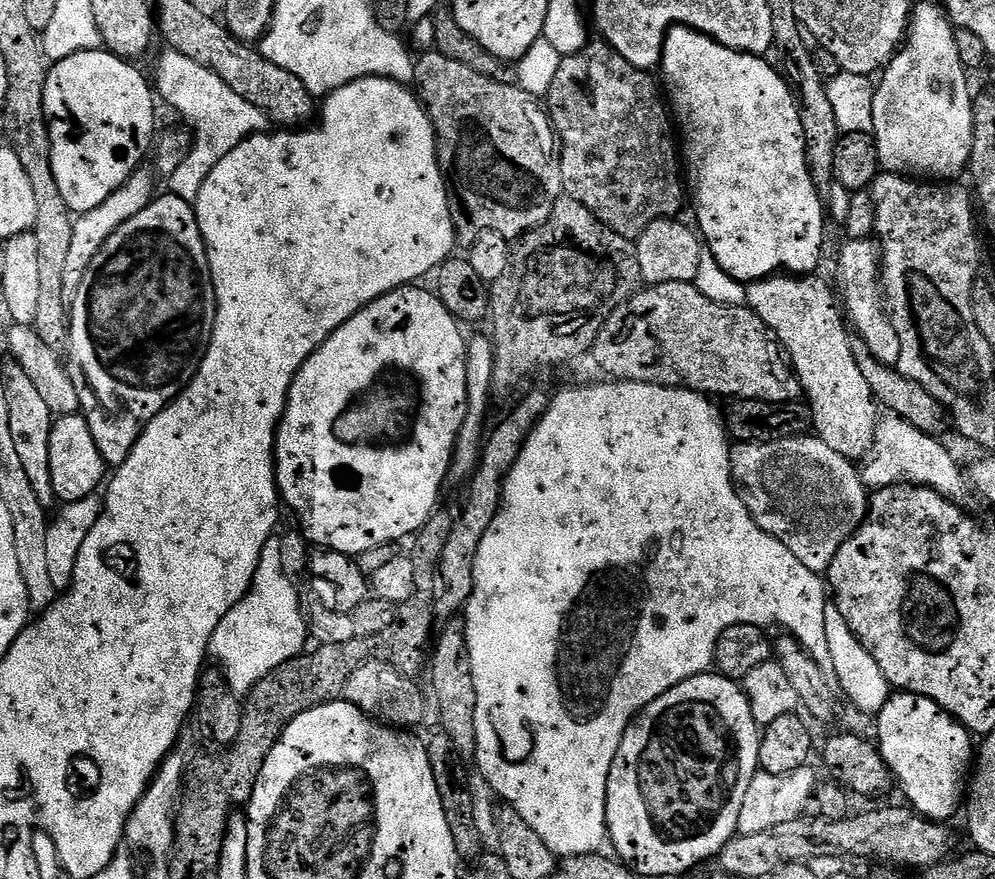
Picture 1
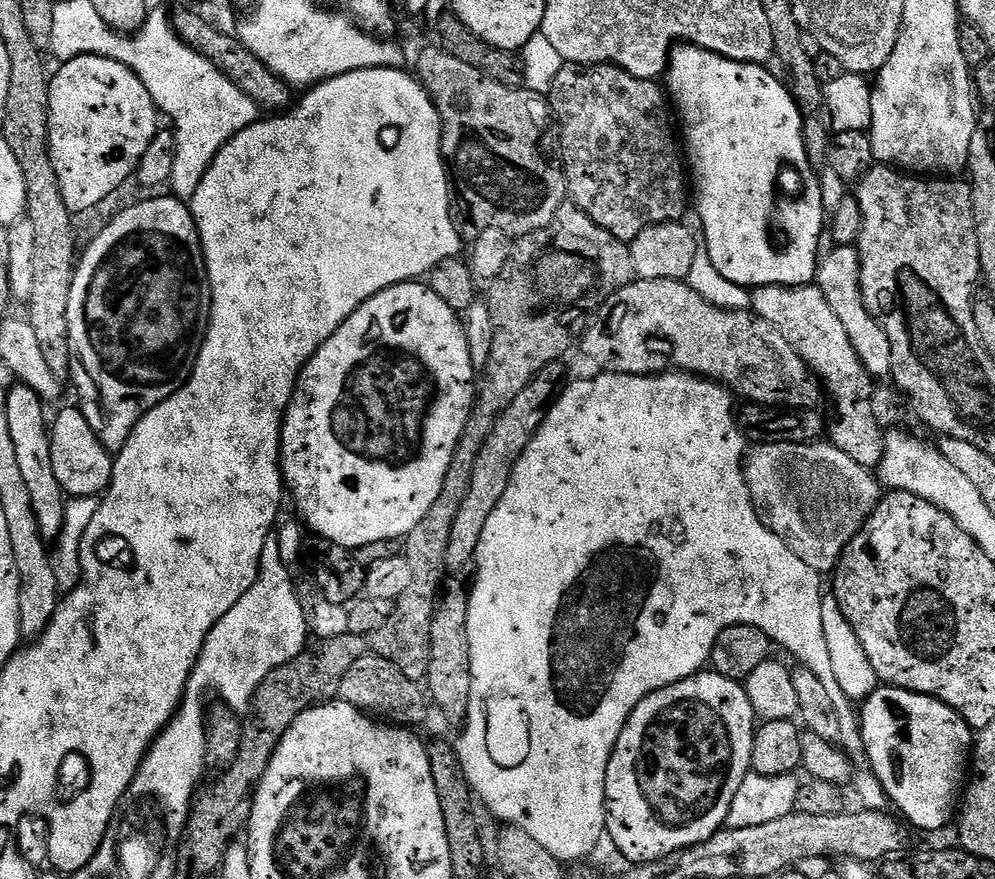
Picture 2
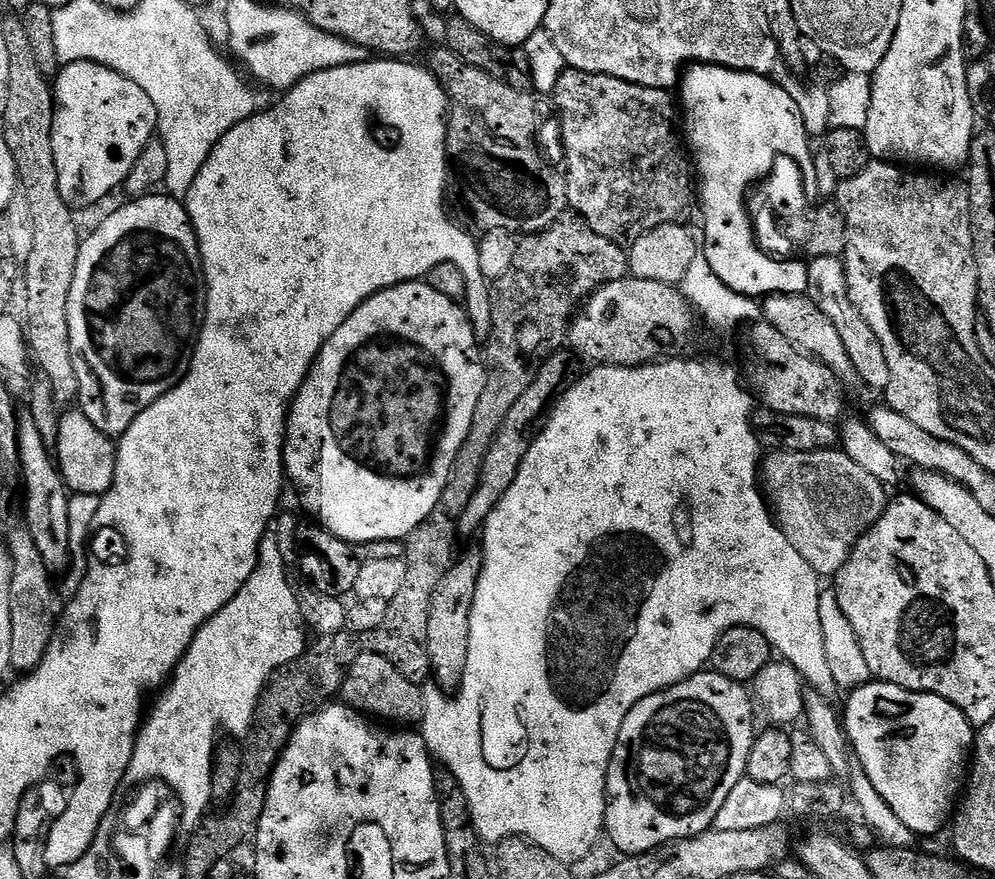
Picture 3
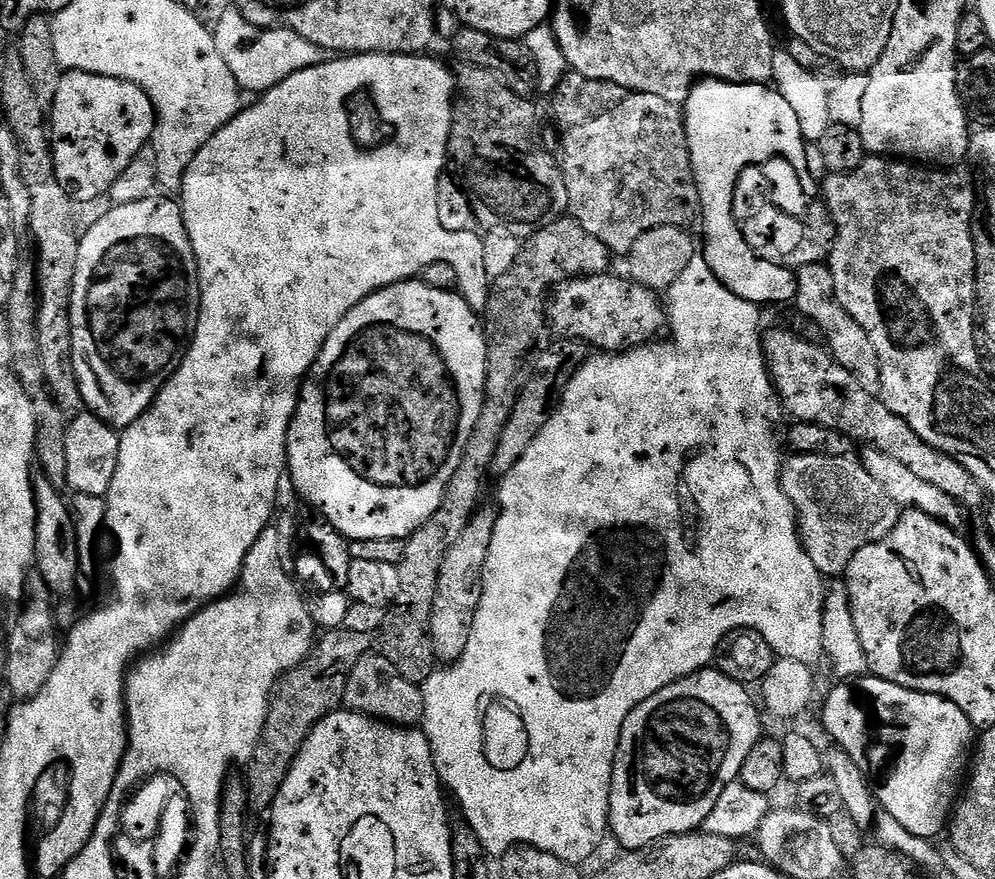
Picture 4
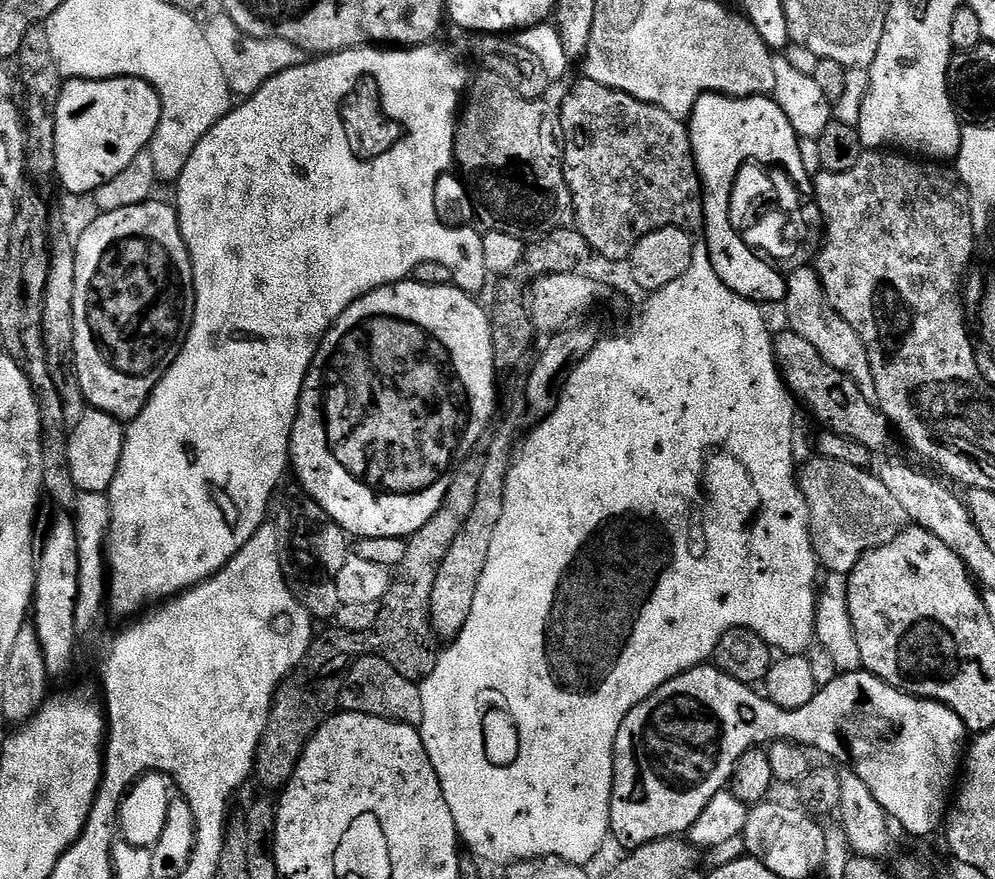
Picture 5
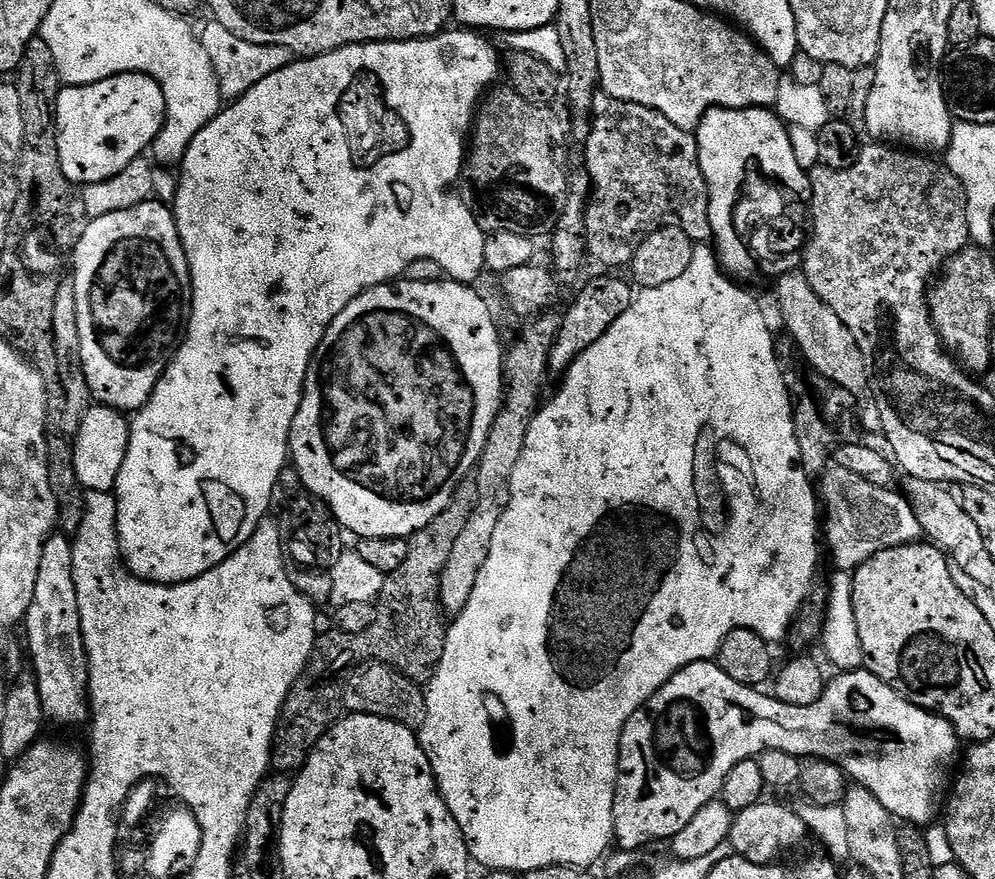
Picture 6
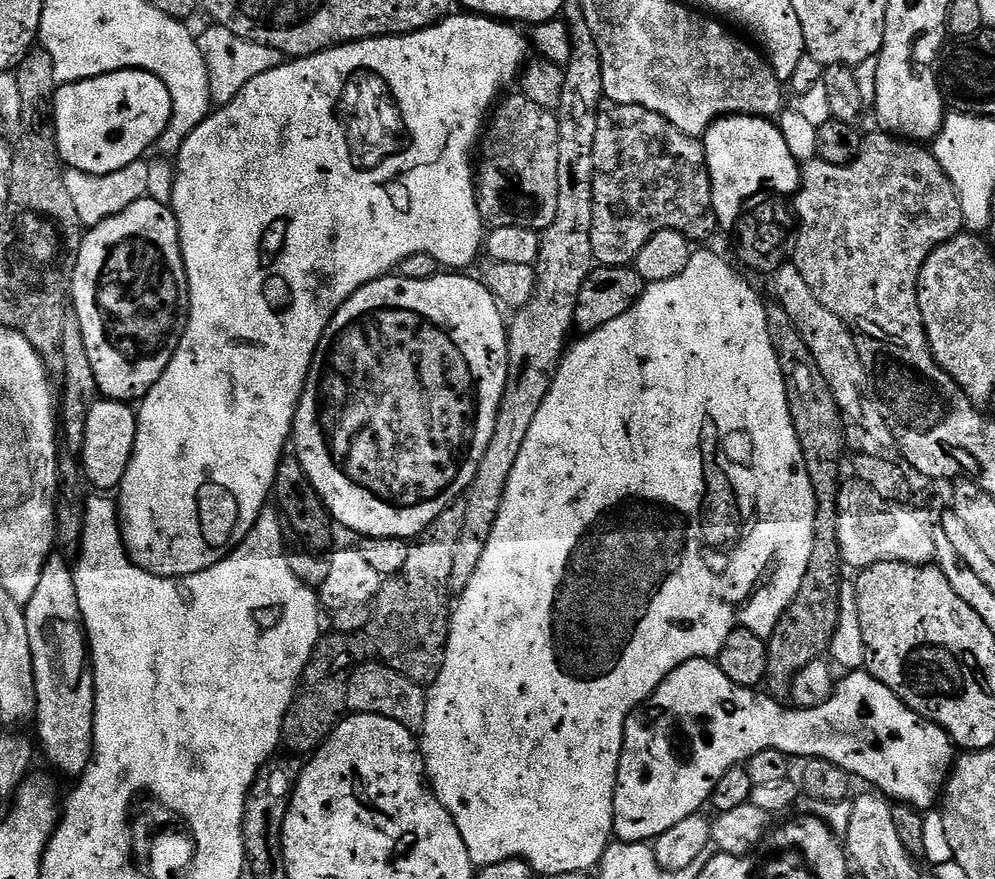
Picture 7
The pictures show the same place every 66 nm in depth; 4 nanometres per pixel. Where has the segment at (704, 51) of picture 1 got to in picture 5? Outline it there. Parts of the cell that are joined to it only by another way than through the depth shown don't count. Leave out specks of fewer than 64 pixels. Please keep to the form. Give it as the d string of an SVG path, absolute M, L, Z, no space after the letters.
M707 92L705 96L698 98L687 125L692 139L696 169L700 172L700 183L704 189L702 243L708 247L714 274L718 274L718 278L722 278L722 282L726 282L726 286L730 286L730 290L734 290L734 294L742 298L755 300L761 306L783 305L788 289L785 273L777 270L767 259L761 258L748 248L743 235L731 225L730 196L739 170L744 164L755 161L758 165L766 166L769 160L781 162L781 168L788 172L801 193L811 193L814 188L814 177L808 173L806 166L802 166L801 137L797 136L794 126L790 126L790 118L786 118L786 114L782 112L782 106L778 106L772 96L719 96L716 92Z

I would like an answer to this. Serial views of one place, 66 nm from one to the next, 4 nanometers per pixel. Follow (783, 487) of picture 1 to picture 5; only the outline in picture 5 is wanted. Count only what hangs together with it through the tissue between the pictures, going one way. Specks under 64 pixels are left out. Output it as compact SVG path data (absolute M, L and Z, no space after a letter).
M812 458L808 465L798 472L800 489L808 503L808 527L812 530L812 549L816 552L817 561L825 564L828 572L852 572L856 563L870 550L886 546L906 527L906 517L902 505L890 495L890 490L882 486L879 475L858 466L846 466L846 462L834 462Z

